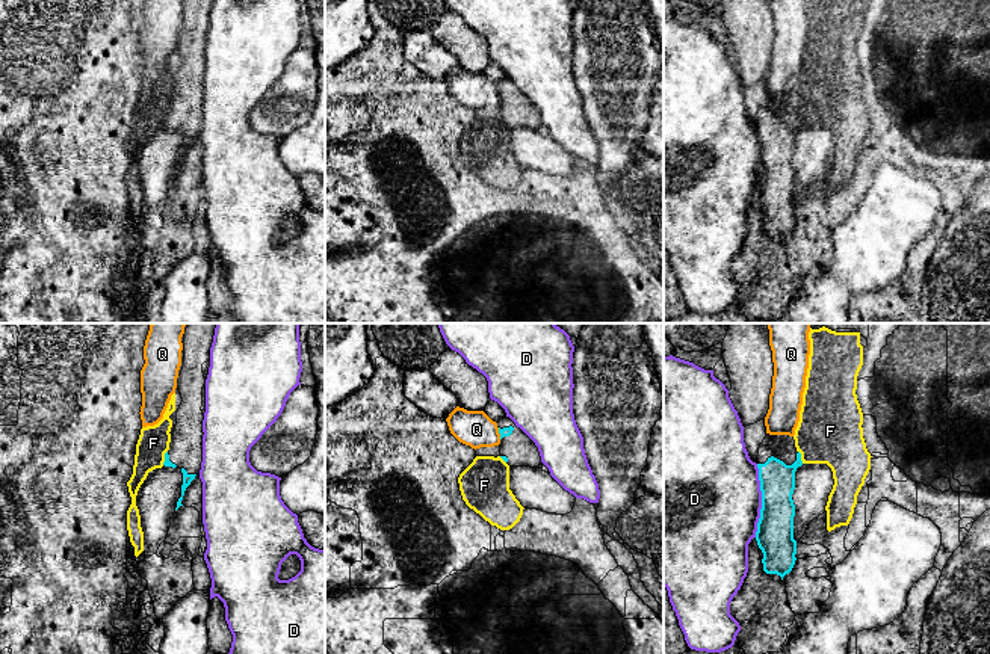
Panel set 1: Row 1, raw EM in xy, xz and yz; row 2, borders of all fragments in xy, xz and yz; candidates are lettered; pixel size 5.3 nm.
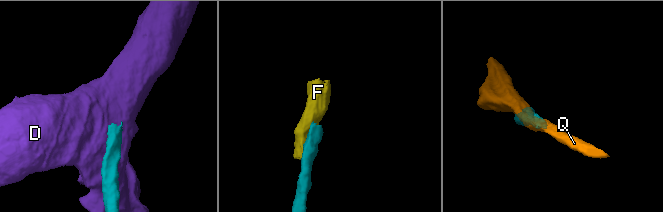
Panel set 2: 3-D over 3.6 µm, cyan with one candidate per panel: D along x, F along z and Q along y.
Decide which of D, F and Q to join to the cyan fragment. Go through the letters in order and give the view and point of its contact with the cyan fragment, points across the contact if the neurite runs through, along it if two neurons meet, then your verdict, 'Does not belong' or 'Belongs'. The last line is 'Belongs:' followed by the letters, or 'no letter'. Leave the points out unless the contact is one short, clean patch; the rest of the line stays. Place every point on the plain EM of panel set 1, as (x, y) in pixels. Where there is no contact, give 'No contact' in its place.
D: Touches cyan at yz (762, 162). Does not belong
F: Touches cyan at yz (800, 118). Boundary: yz (798, 112), (803, 124). Does not belong
Q: Touches cyan at xz (499, 94). Does not belong
Belongs: no letter

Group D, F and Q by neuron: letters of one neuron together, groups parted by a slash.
D / F / Q

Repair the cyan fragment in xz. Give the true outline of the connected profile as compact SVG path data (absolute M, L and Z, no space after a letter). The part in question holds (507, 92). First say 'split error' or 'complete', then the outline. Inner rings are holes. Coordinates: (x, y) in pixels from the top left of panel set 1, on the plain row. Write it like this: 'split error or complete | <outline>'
split error | M509 79L497 83L500 95L500 119L509 128L537 130L541 118L535 104Z

